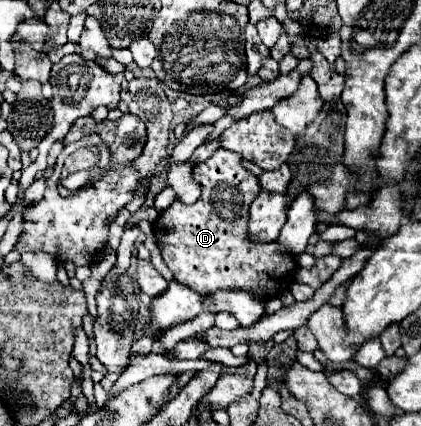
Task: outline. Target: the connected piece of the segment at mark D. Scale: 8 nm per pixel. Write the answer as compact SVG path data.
M219 148L209 160L193 168L193 178L201 186L201 198L191 206L175 200L153 224L155 240L175 280L199 294L213 294L217 290L249 290L259 298L267 298L269 290L273 290L273 296L279 296L293 284L297 268L295 258L279 252L277 242L253 246L243 240L245 226L249 224L249 206L261 192L257 176L241 166L239 154Z

